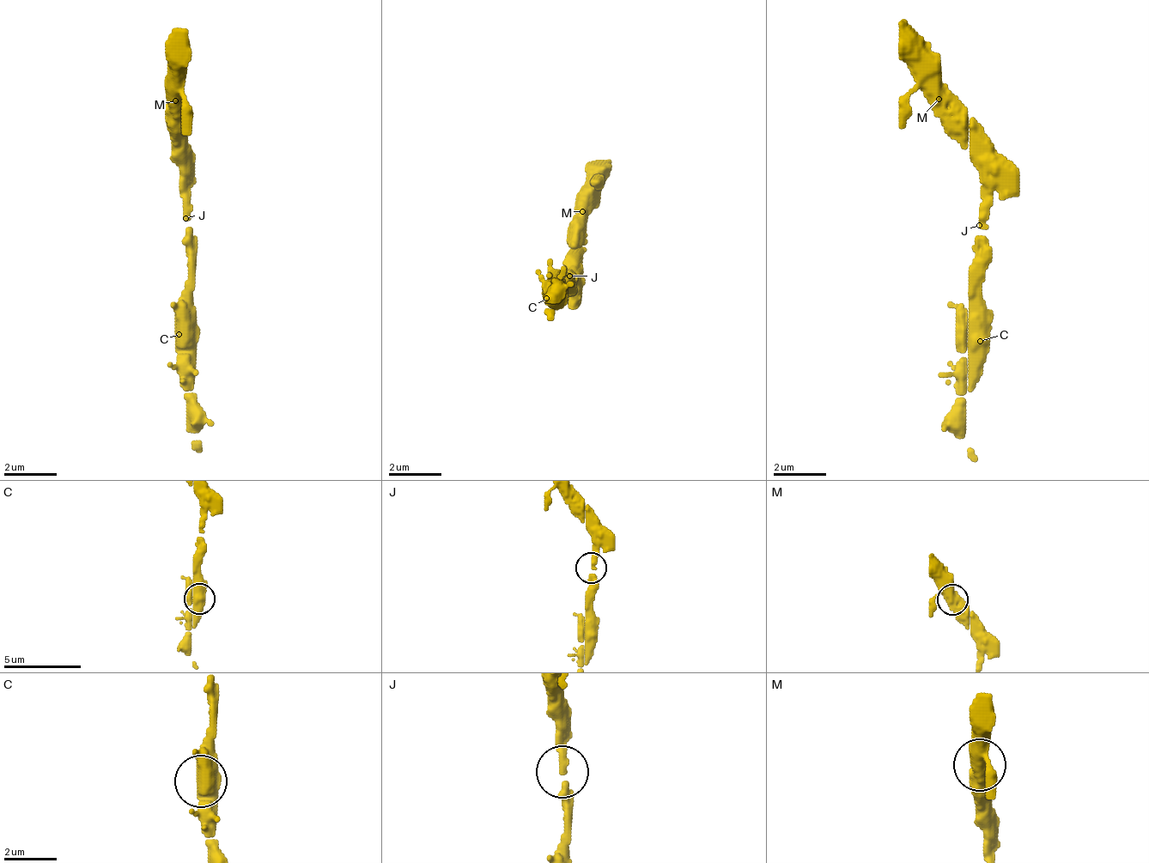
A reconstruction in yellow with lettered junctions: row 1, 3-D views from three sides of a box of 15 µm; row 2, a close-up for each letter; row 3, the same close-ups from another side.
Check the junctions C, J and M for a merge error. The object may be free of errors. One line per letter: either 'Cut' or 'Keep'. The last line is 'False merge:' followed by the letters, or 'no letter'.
C: Keep
J: Keep
M: Keep
False merge: no letter

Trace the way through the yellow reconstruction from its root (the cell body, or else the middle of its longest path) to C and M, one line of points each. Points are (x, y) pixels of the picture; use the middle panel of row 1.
C: (569, 276), (563, 284), (568, 286), (565, 291), (550, 293), (546, 298)
M: (569, 276), (572, 272), (567, 270), (576, 252), (580, 214)

